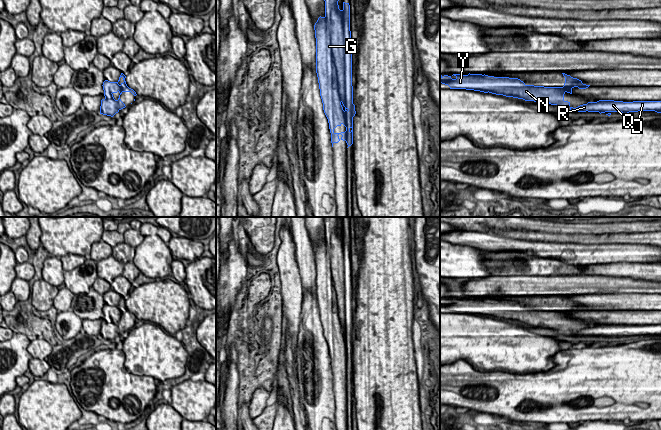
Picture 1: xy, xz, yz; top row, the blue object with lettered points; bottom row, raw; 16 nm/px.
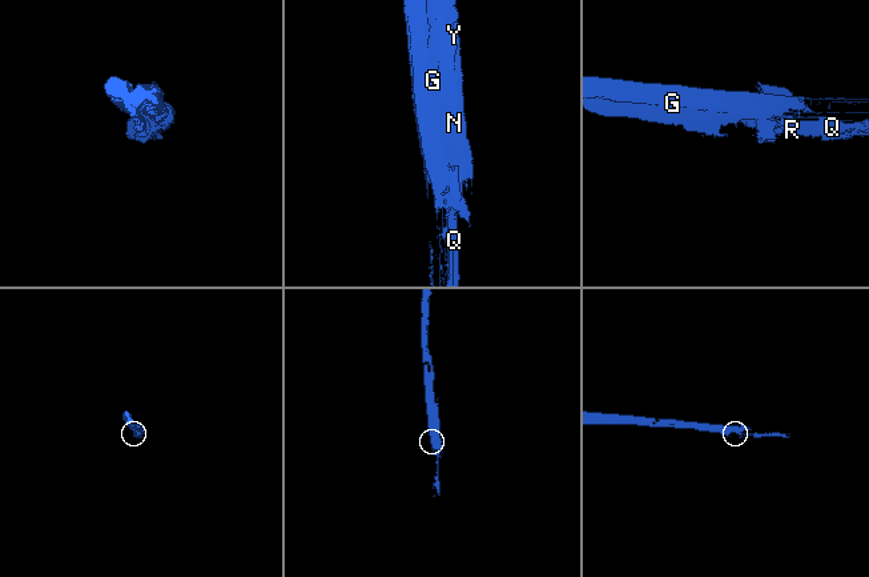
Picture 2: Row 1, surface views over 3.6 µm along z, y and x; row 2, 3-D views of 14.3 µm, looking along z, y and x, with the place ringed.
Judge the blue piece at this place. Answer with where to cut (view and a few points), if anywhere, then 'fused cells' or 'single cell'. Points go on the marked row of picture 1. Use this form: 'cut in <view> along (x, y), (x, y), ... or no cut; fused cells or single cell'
cut in xz along (325, 13), (330, 19), (330, 48), (341, 101); fused cells

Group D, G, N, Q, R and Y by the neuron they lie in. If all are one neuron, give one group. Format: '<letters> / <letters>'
D G Q R / N Y

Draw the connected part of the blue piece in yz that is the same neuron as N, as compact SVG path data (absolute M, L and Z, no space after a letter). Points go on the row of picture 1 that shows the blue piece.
M562 73L565 77L563 87L544 87L526 85L518 78L494 77L482 74L453 74L452 76L440 75L440 83L448 85L450 89L466 89L492 93L523 99L525 101L548 101L551 105L557 105L562 110L570 106L570 102L564 100L564 94L568 87L590 86L583 84L581 80Z

